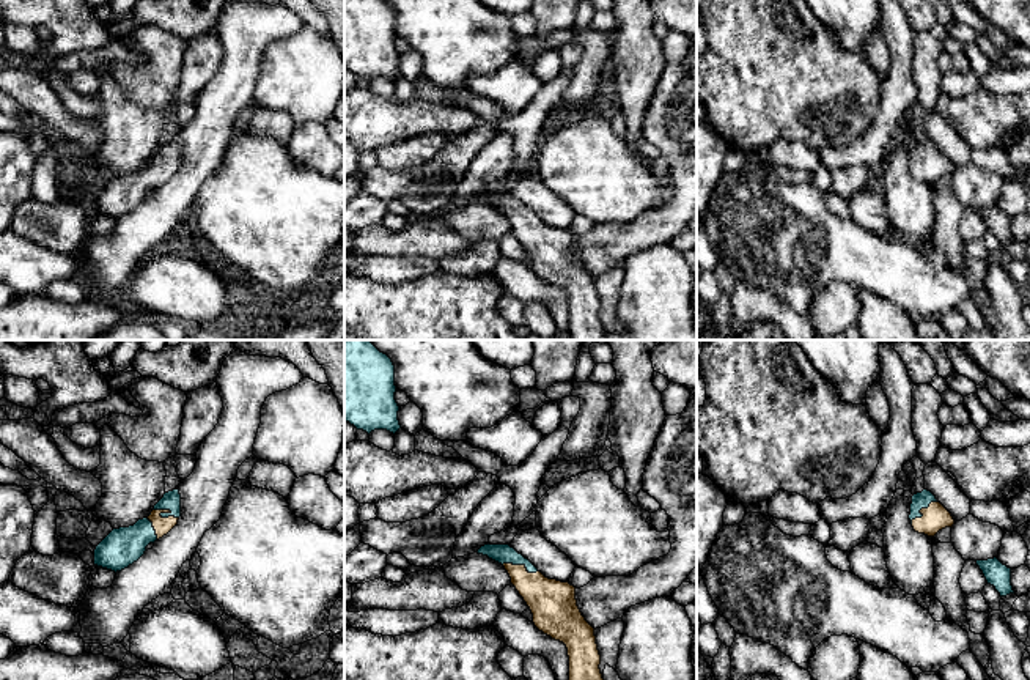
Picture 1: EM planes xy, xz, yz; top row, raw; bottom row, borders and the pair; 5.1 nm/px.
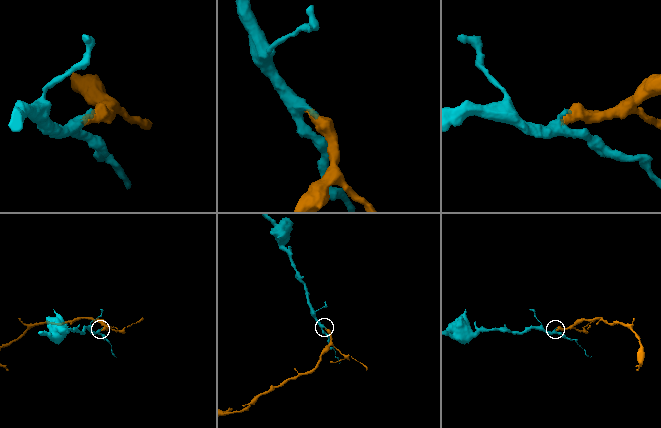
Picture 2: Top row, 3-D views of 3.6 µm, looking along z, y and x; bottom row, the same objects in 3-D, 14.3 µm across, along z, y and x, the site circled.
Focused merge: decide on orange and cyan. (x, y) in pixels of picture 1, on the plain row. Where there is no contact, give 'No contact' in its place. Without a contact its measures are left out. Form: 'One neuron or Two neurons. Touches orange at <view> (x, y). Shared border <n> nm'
One neuron. Touches orange at xy (165, 159). Shared border 140 nm

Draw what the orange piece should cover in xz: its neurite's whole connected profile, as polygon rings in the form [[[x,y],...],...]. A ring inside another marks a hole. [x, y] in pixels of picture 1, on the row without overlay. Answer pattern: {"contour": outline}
{"contour": [[[484,192],[478,201],[502,211],[533,261],[535,274],[568,296],[571,340],[605,340],[594,275],[582,263],[576,235],[546,225],[509,192]]]}

